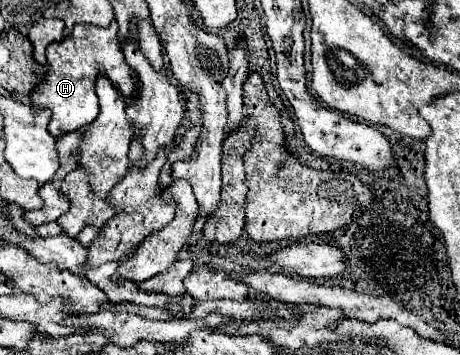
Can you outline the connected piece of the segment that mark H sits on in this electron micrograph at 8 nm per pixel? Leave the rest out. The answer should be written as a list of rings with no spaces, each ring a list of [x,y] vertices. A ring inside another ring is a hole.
[[[43,18],[29,28],[27,36],[33,42],[35,62],[37,64],[49,62],[49,70],[47,70],[43,82],[37,86],[37,90],[31,92],[31,106],[35,110],[49,108],[53,112],[51,130],[53,130],[55,138],[59,138],[67,132],[85,128],[99,116],[99,102],[97,102],[97,94],[95,94],[95,78],[99,72],[105,72],[113,80],[113,84],[126,100],[135,94],[133,70],[129,70],[129,66],[121,54],[117,30],[119,30],[119,24],[115,20],[107,28],[75,26],[73,34],[63,40],[63,22],[61,20]],[[45,48],[47,48],[47,60],[45,60]]]

